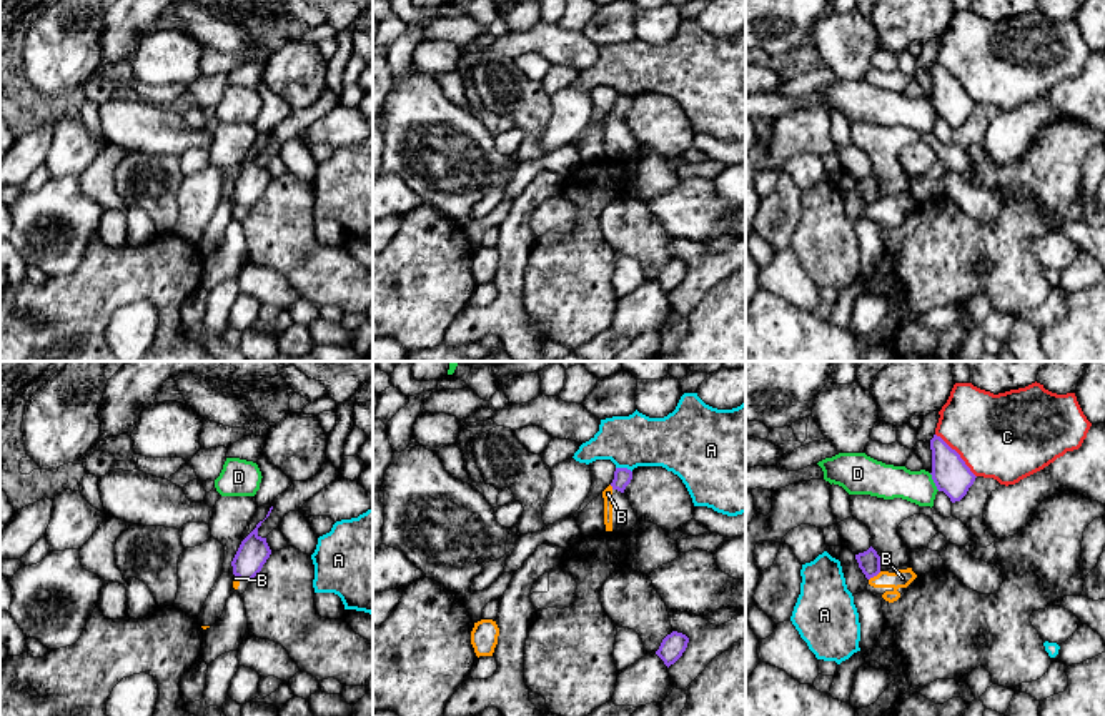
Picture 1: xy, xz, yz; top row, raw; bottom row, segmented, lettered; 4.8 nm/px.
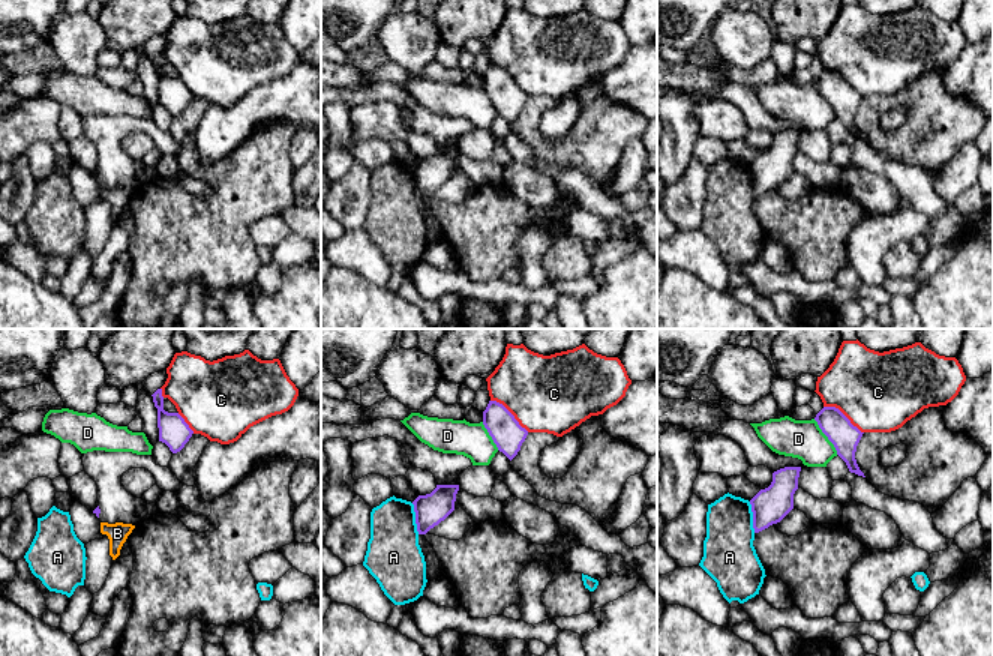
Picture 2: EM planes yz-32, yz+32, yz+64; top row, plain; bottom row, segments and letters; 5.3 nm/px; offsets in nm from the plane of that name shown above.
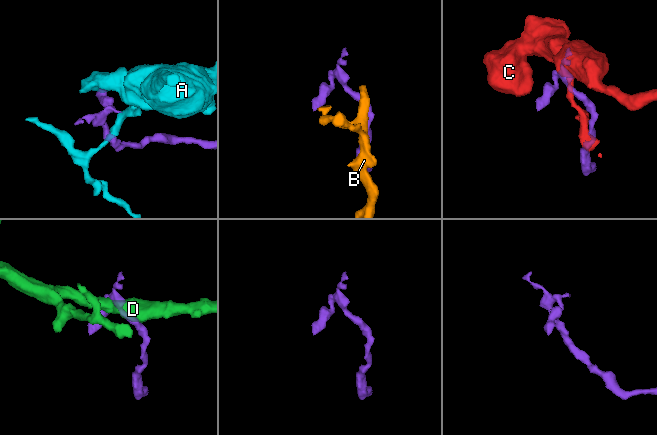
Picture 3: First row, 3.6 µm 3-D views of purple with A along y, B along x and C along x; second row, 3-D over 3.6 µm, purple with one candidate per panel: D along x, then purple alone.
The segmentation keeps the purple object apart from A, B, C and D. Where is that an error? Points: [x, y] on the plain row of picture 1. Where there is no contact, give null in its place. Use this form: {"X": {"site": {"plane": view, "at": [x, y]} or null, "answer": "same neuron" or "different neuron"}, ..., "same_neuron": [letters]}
{"A": {"site": {"plane": "xz", "at": [624, 95]}, "answer": "different neuron"}, "B": {"site": {"plane": "yz", "at": [874, 202]}, "answer": "different neuron"}, "C": {"site": {"plane": "yz", "at": [959, 82]}, "answer": "different neuron"}, "D": {"site": {"plane": "yz", "at": [934, 109]}, "answer": "different neuron"}, "same_neuron": []}

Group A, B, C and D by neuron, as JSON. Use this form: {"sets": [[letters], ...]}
{"sets": [["A"], ["B", "C"], ["D"]]}

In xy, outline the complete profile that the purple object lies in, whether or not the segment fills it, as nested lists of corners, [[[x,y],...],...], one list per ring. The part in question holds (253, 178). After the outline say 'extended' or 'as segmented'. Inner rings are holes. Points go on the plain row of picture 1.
[[[260,148],[256,155],[241,168],[231,188],[233,201],[240,206],[251,208],[271,181],[266,165],[258,162],[261,150],[263,148]]]; as segmented

